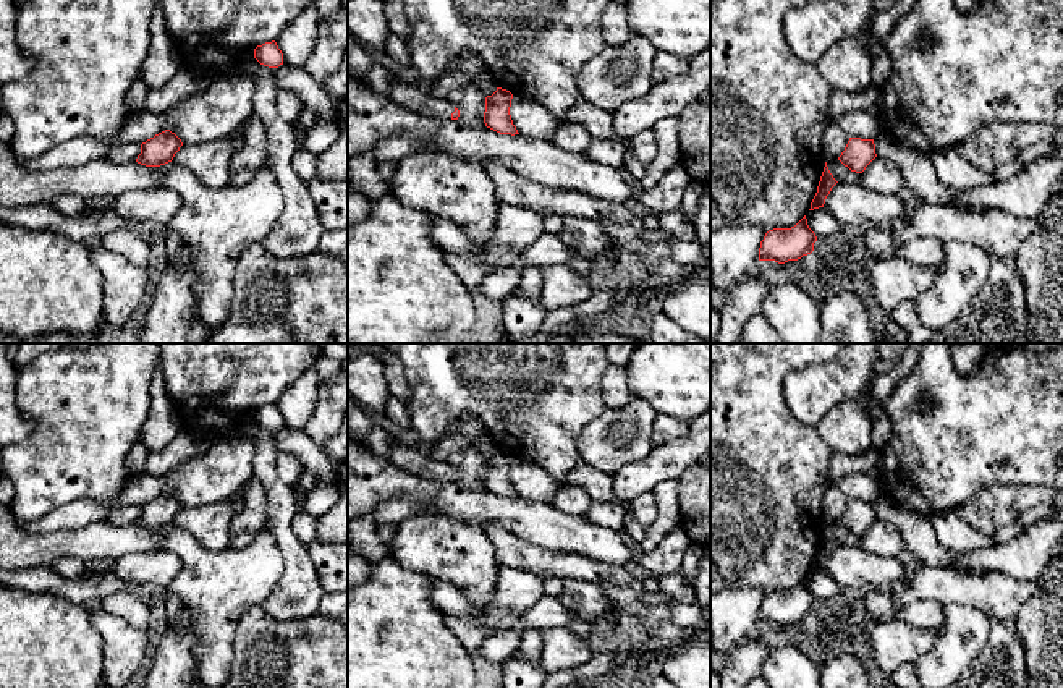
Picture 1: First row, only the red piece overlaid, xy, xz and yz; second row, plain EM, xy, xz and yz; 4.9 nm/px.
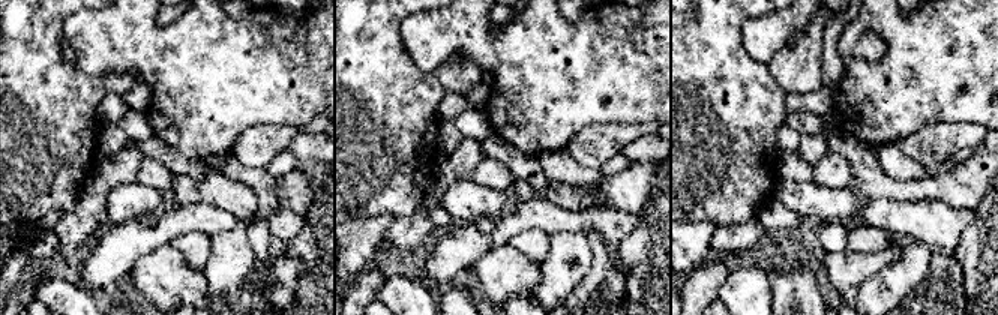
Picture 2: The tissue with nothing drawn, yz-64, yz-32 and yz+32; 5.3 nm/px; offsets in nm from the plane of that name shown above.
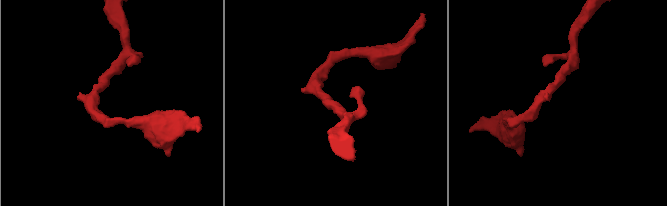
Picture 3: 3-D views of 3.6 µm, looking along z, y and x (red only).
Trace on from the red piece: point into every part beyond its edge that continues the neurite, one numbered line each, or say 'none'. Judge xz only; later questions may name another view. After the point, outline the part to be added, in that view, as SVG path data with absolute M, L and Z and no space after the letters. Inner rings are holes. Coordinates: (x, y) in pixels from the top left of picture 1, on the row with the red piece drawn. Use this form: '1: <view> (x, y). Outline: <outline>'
1: xz (400, 93). Outline: M403 81L393 83L387 97L401 107L435 120L451 120L455 112L455 105L447 99L432 97Z

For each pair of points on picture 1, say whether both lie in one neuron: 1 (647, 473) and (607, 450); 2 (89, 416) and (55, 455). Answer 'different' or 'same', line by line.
1: different
2: same

